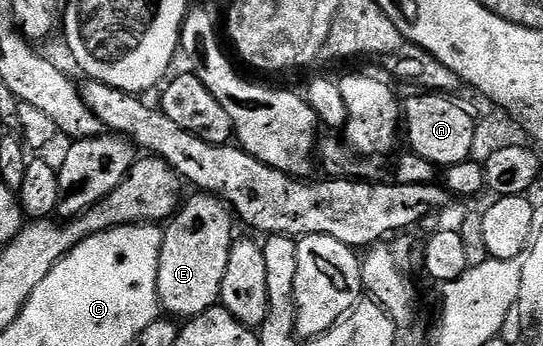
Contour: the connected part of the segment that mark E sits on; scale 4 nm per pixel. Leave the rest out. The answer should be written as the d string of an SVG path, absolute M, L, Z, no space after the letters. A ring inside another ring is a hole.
M199 191L194 195L196 197L191 197L188 201L186 198L182 202L181 208L166 222L163 229L163 246L157 271L157 291L162 312L175 319L180 319L179 317L190 319L220 304L221 279L225 279L225 266L229 263L229 251L233 240L231 234L233 214L227 202L213 193Z

